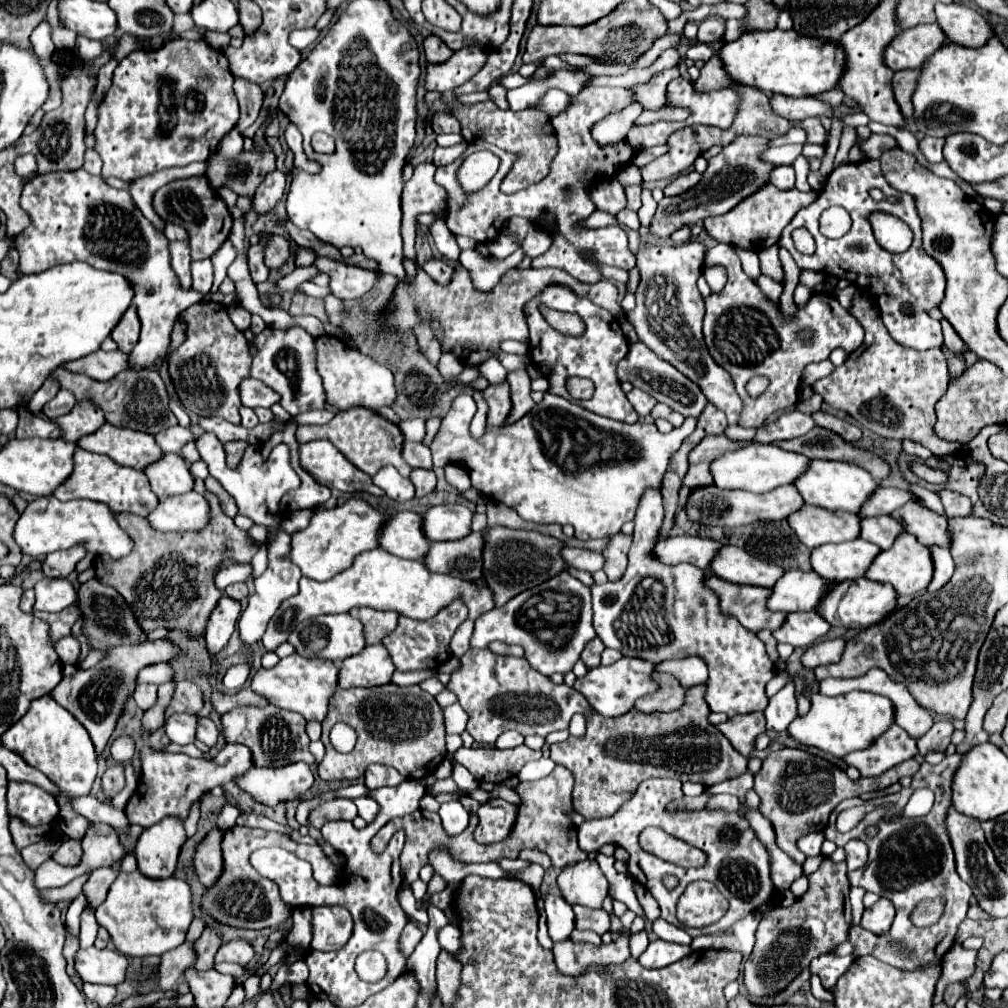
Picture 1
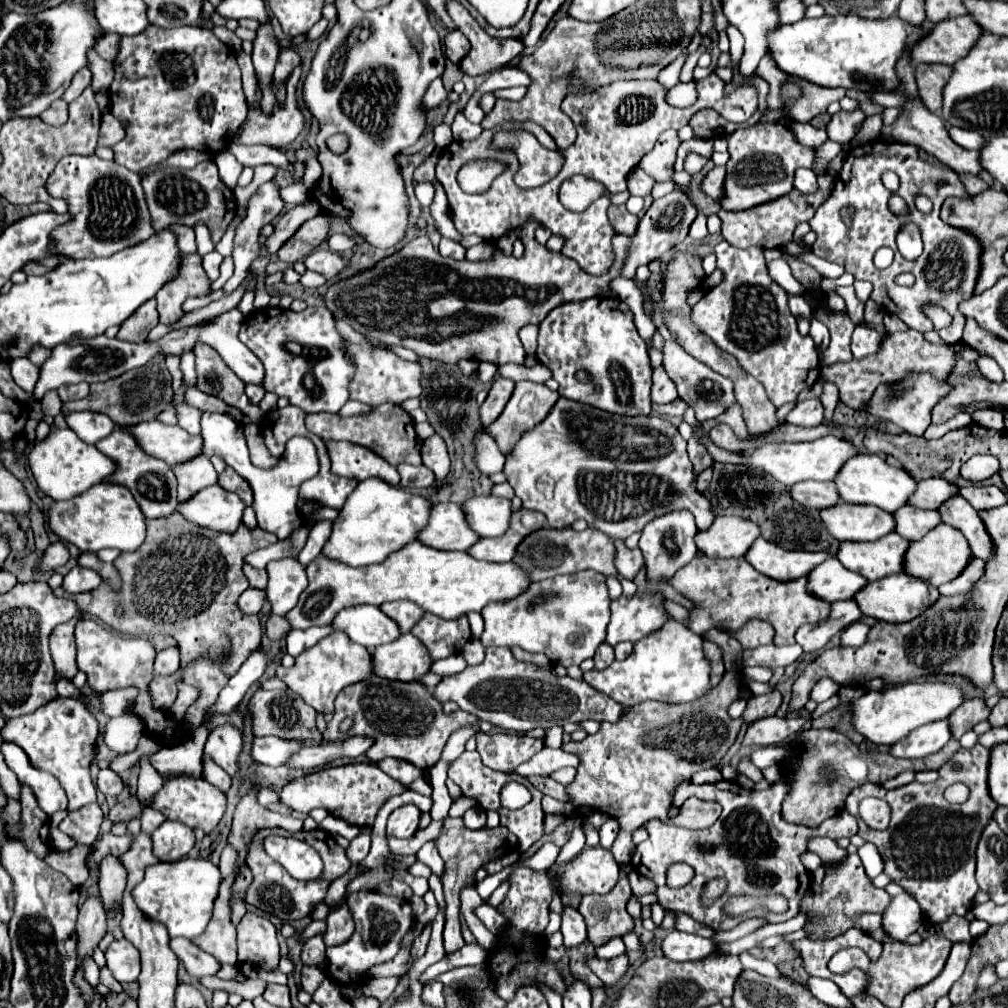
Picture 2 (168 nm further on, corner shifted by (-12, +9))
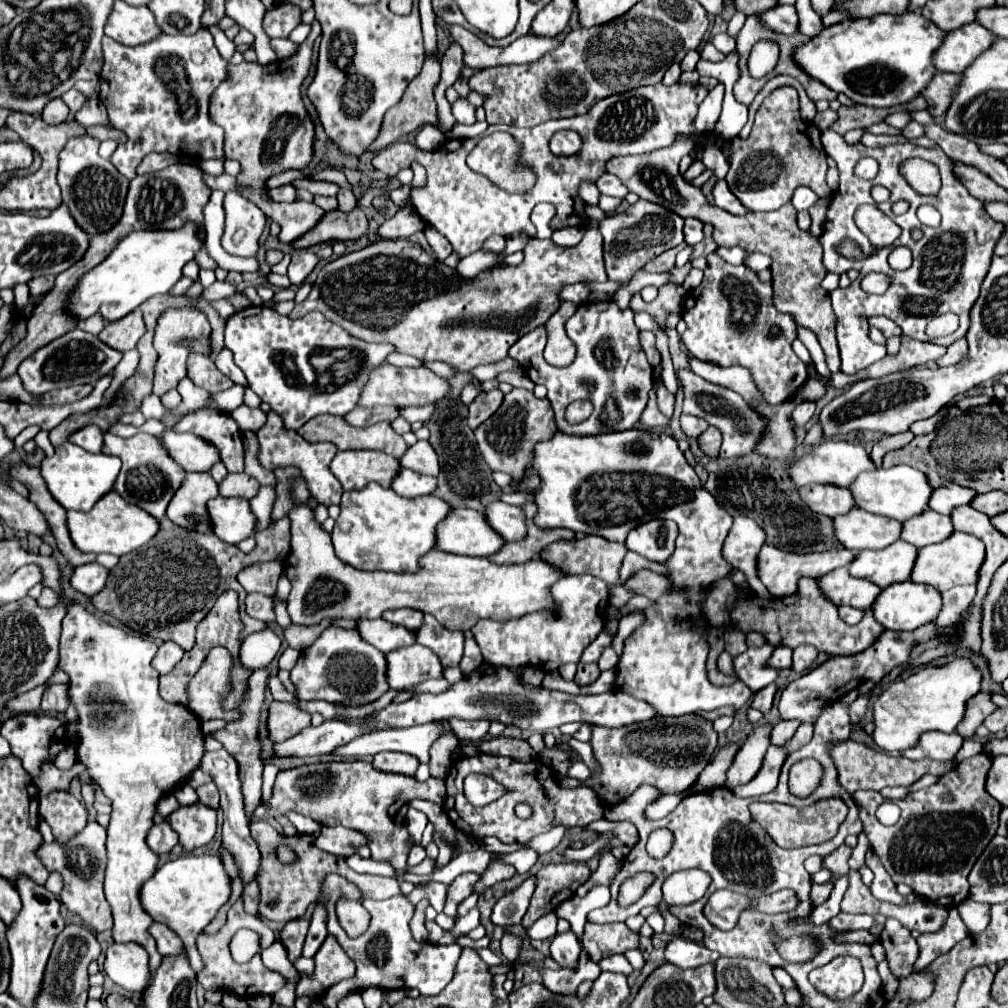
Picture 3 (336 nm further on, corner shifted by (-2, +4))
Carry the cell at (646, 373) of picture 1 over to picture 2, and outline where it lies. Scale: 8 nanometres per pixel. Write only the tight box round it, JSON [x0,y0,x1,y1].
[664,342,736,422]

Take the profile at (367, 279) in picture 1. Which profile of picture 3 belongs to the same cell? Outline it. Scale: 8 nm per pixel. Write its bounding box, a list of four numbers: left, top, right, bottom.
[288,251,320,285]

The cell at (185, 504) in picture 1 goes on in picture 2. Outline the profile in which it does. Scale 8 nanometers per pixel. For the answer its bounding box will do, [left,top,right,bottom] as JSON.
[178,484,246,534]

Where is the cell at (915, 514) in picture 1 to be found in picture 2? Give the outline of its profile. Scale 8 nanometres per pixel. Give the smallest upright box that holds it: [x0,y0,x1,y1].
[940,496,994,562]

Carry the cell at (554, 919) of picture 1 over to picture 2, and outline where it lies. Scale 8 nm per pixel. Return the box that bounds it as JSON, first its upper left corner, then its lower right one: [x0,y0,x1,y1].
[562,906,586,948]

